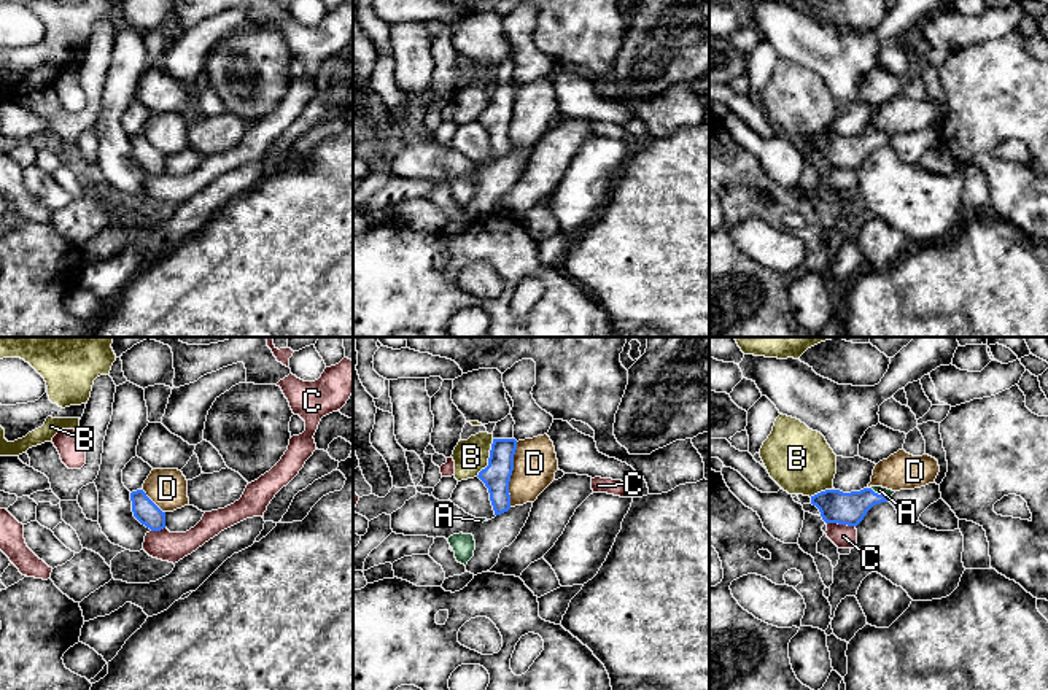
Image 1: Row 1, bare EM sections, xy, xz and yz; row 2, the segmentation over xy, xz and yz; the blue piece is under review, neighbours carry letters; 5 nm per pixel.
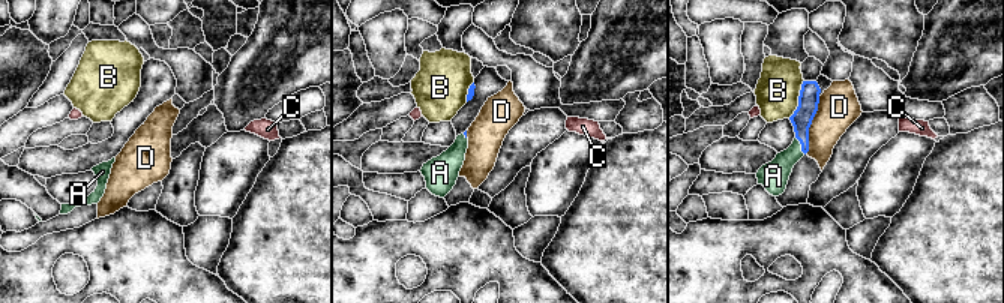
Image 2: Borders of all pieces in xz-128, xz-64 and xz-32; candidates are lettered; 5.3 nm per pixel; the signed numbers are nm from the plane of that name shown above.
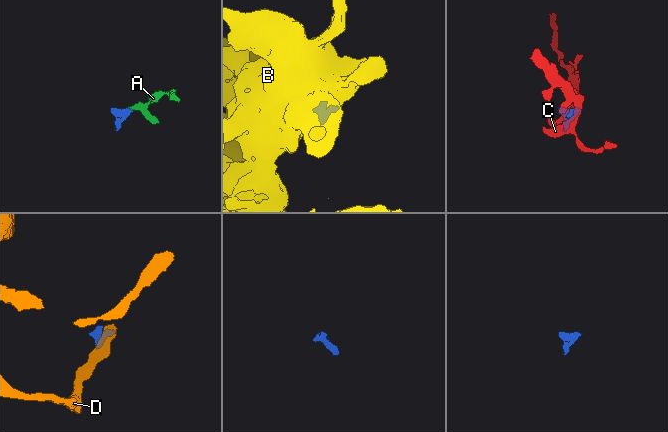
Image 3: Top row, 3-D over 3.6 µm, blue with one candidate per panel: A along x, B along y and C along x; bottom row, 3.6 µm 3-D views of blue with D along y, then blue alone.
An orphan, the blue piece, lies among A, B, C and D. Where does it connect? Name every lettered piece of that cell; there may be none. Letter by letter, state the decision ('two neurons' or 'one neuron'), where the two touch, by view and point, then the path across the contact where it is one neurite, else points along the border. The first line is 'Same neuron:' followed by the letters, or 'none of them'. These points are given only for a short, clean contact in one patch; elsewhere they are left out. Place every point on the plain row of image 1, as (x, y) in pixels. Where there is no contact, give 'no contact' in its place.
Same neuron: A
A: one neuron | yz (880, 139) | across yz (835, 150), (854, 150), (880, 139), (880, 134)
B: two neurons | xz (489, 102) | along xz (493, 83), (489, 107), (476, 120)
C: two neurons | yz (840, 167) | along yz (826, 166), (854, 170)
D: two neurons | xz (511, 118) | along xz (517, 86), (509, 126), (509, 150)

